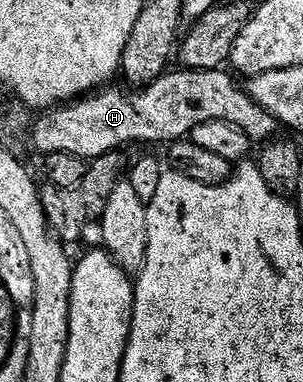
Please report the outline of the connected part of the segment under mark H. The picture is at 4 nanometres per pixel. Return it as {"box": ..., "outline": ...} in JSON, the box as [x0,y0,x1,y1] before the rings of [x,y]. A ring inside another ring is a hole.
{"box":[30,68,278,160],"outline":[[[176,68],[143,89],[97,89],[71,104],[43,111],[30,130],[30,142],[32,140],[44,156],[69,154],[95,160],[123,151],[123,146],[131,142],[179,142],[187,139],[198,124],[206,124],[206,120],[226,120],[230,124],[238,124],[238,128],[242,128],[242,132],[246,132],[246,136],[256,144],[275,139],[278,134],[276,118],[262,104],[255,102],[247,89],[241,83],[239,86],[228,72],[224,68]]]}

